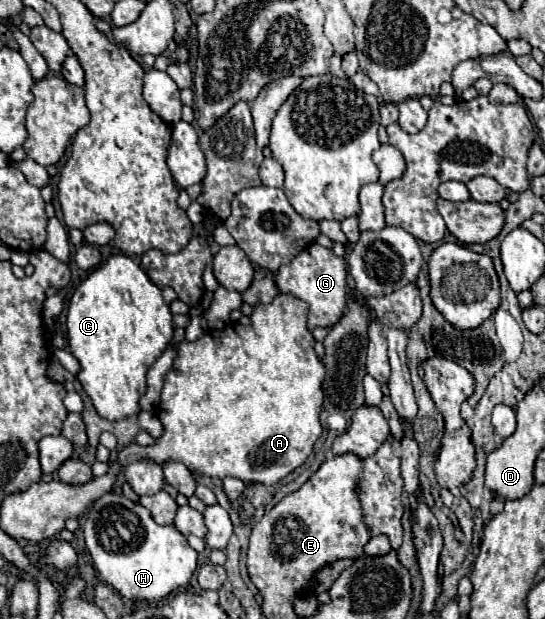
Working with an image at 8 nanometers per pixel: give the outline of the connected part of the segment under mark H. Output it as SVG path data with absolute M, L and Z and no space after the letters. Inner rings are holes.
M105 492L89 506L83 532L85 532L85 544L103 580L129 600L161 600L173 590L187 586L191 574L197 568L197 552L189 546L187 538L173 524L167 526L157 524L145 506L141 506L139 502L131 502L121 492Z

